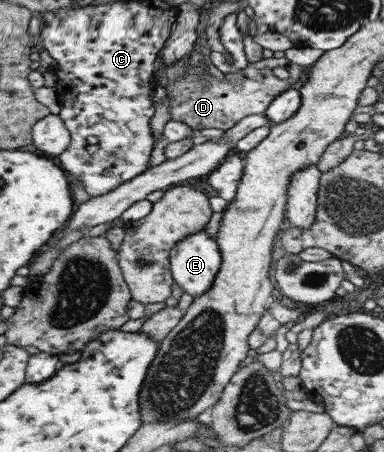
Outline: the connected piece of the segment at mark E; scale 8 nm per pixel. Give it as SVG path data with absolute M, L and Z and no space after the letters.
M203 228L173 244L167 269L182 292L197 298L211 288L220 265L219 248Z

